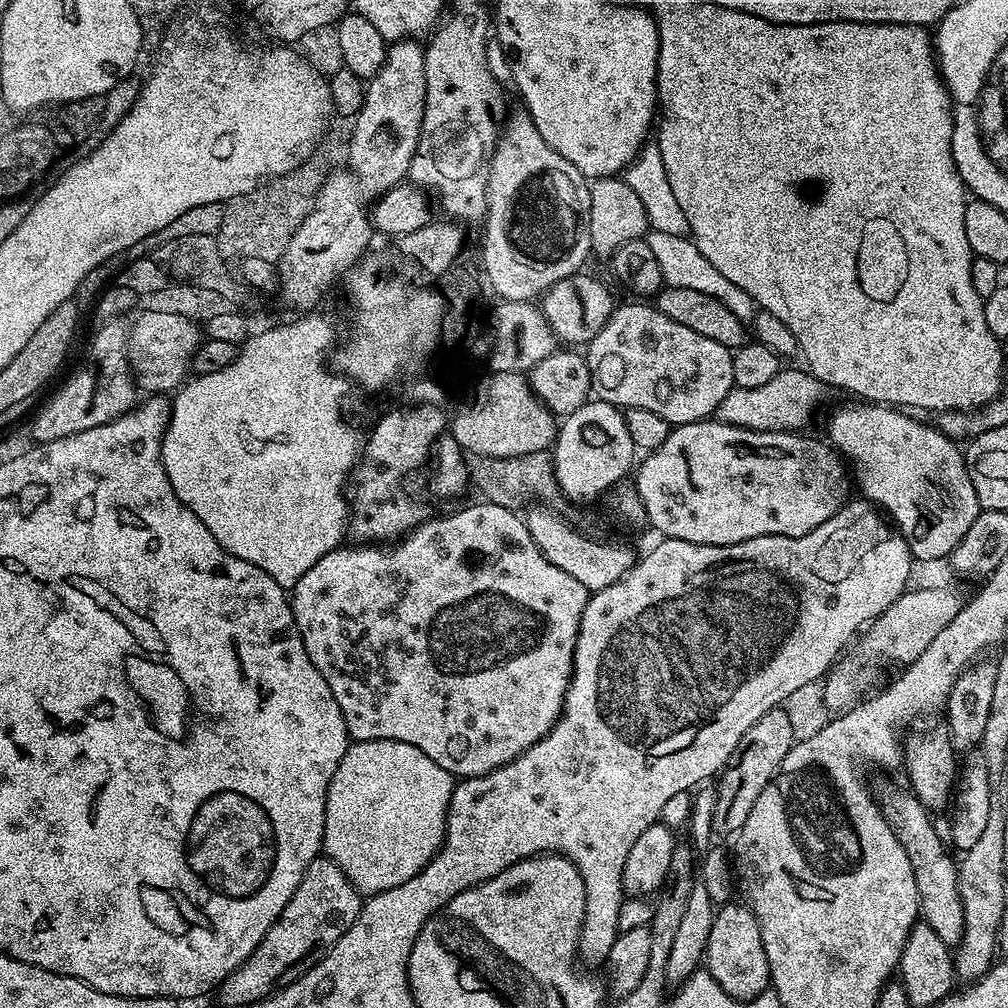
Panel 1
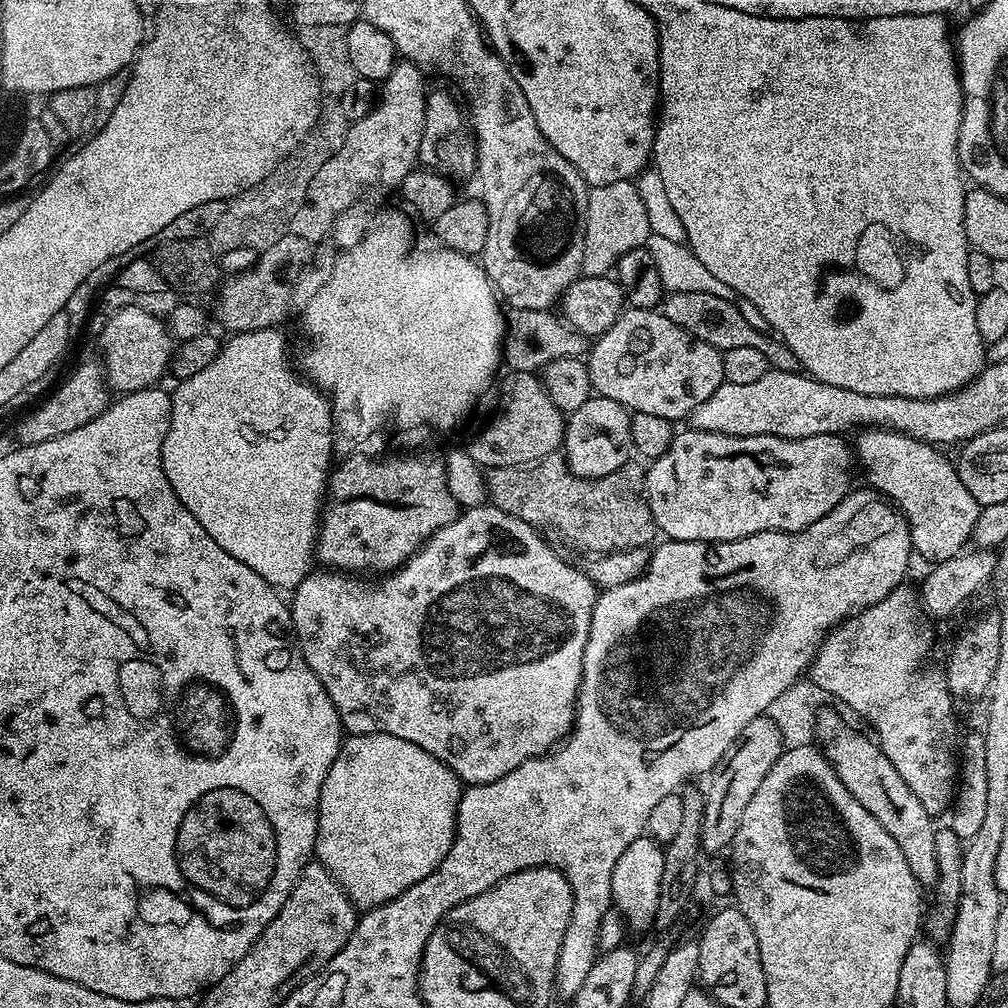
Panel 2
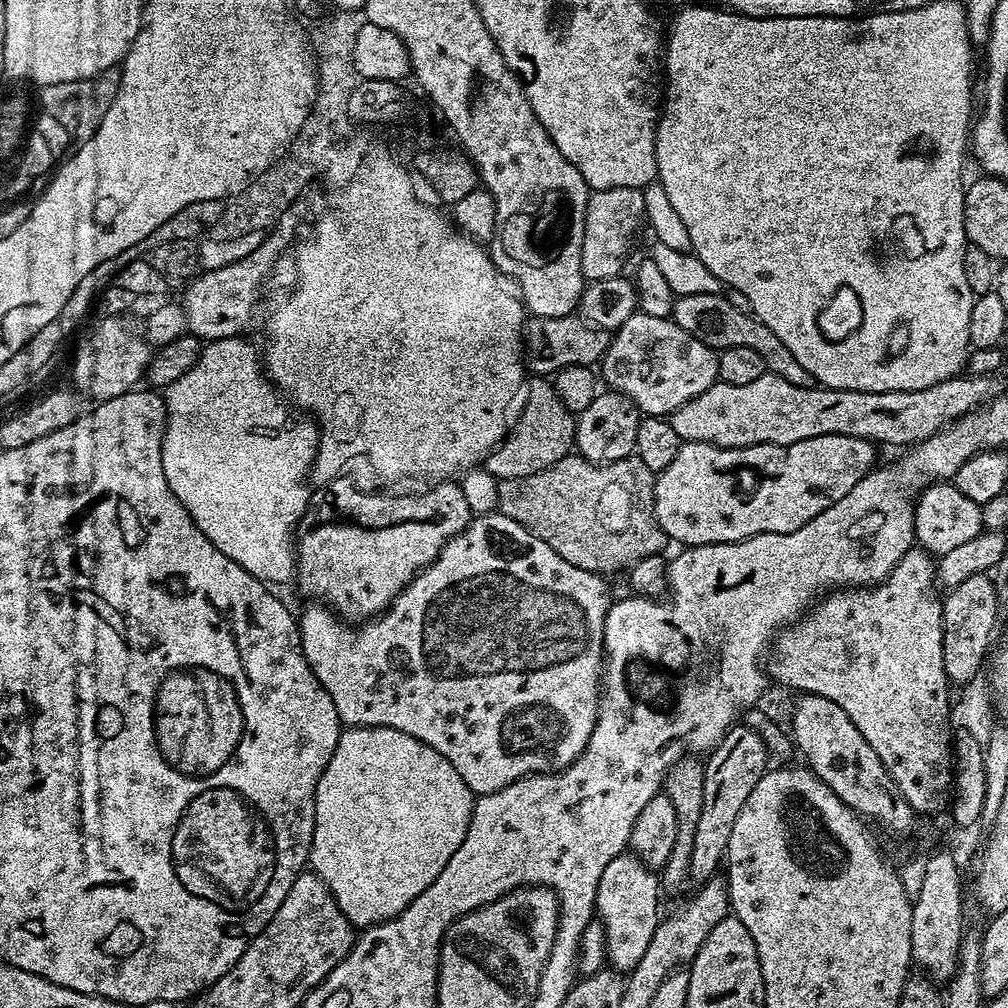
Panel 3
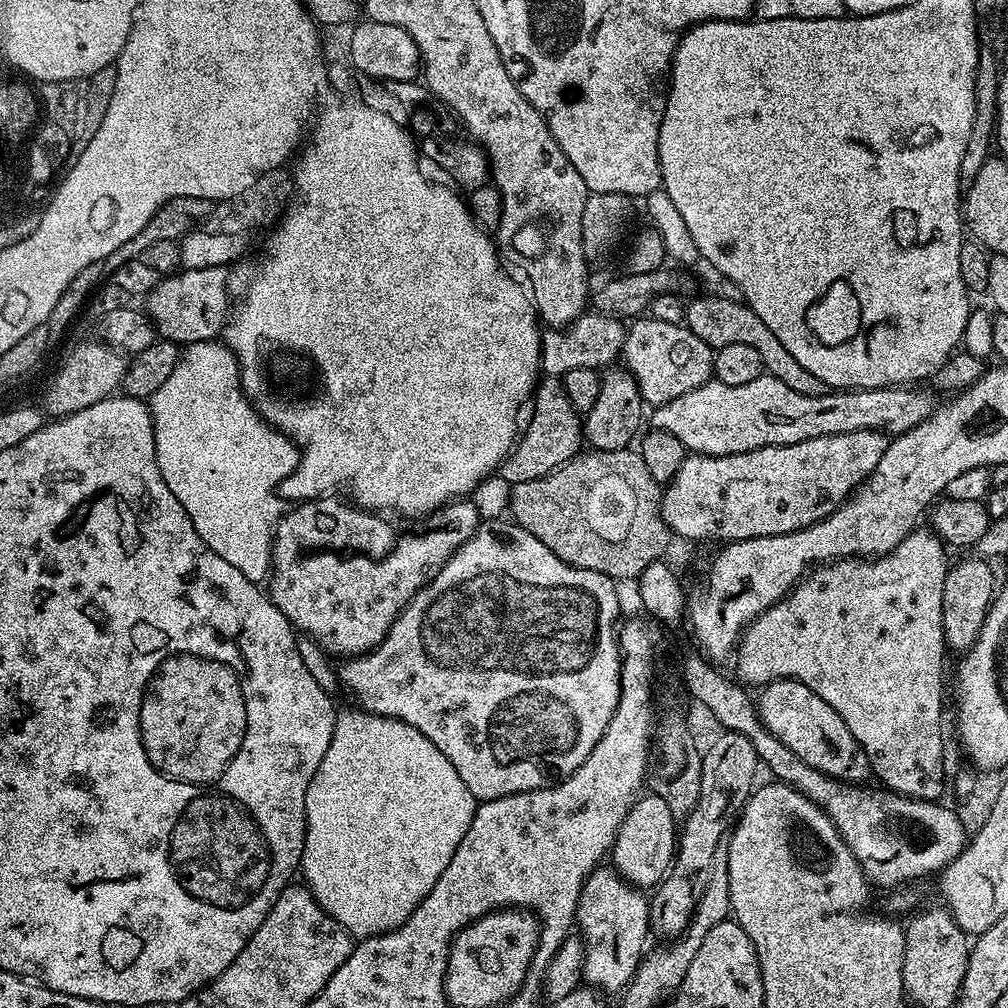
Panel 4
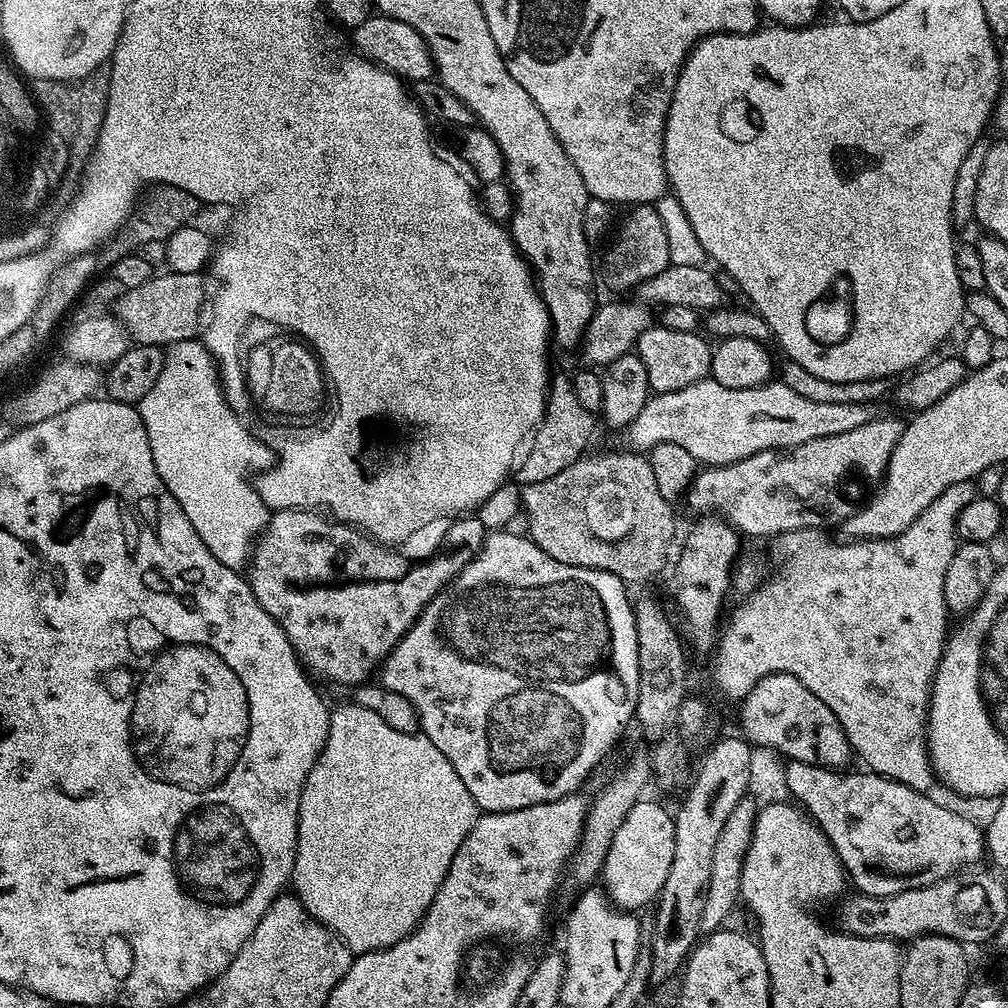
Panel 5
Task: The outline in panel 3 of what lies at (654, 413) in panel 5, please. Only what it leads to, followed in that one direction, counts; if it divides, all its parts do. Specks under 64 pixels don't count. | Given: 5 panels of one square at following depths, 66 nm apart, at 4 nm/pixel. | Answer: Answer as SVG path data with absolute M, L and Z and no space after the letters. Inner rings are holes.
M765 370L760 377L754 382L745 385L730 385L723 382L711 384L706 390L702 390L702 394L698 394L698 398L690 398L690 402L686 402L677 412L672 413L670 419L674 426L674 431L680 435L681 441L701 440L707 444L714 446L722 446L723 448L741 448L742 446L754 446L755 444L793 444L794 442L802 442L806 438L818 438L826 434L842 434L843 436L853 436L854 438L862 438L863 440L871 440L877 445L883 444L904 444L900 446L911 446L922 442L926 438L930 438L935 432L940 432L947 424L952 424L959 416L964 416L968 412L974 411L981 404L988 403L993 396L997 395L995 379L992 376L970 376L961 374L952 377L946 382L938 382L934 386L926 386L926 390L894 390L893 392L859 392L858 390L838 390L837 388L826 388L823 386L813 386L811 388L803 388L802 386L794 386L794 382L786 382L786 378L778 378L774 373Z

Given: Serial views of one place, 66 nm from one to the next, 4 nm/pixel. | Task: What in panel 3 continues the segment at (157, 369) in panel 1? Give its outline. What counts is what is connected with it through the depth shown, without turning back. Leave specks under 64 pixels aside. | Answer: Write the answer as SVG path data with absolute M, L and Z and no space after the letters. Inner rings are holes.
M107 316L96 324L96 329L76 348L76 357L72 360L72 380L81 393L89 392L93 401L118 398L133 391L136 384L145 379L149 364L154 355L147 339L140 336L127 324L125 317Z

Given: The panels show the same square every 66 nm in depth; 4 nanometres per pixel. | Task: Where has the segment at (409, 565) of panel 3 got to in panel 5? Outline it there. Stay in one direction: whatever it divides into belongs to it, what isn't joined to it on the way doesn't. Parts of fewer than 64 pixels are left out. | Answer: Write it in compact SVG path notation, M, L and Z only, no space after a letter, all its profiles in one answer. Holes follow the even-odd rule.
M307 508L273 511L252 549L246 579L262 610L266 610L266 614L282 626L296 651L296 657L313 677L321 676L332 684L360 684L383 665L394 645L420 617L422 609L476 557L484 545L486 529L479 515L465 515L451 525L452 552L440 552L408 568L406 561L388 556L389 549L385 545L376 543L371 536L365 536L359 528L331 519L328 521L324 516L327 515Z

